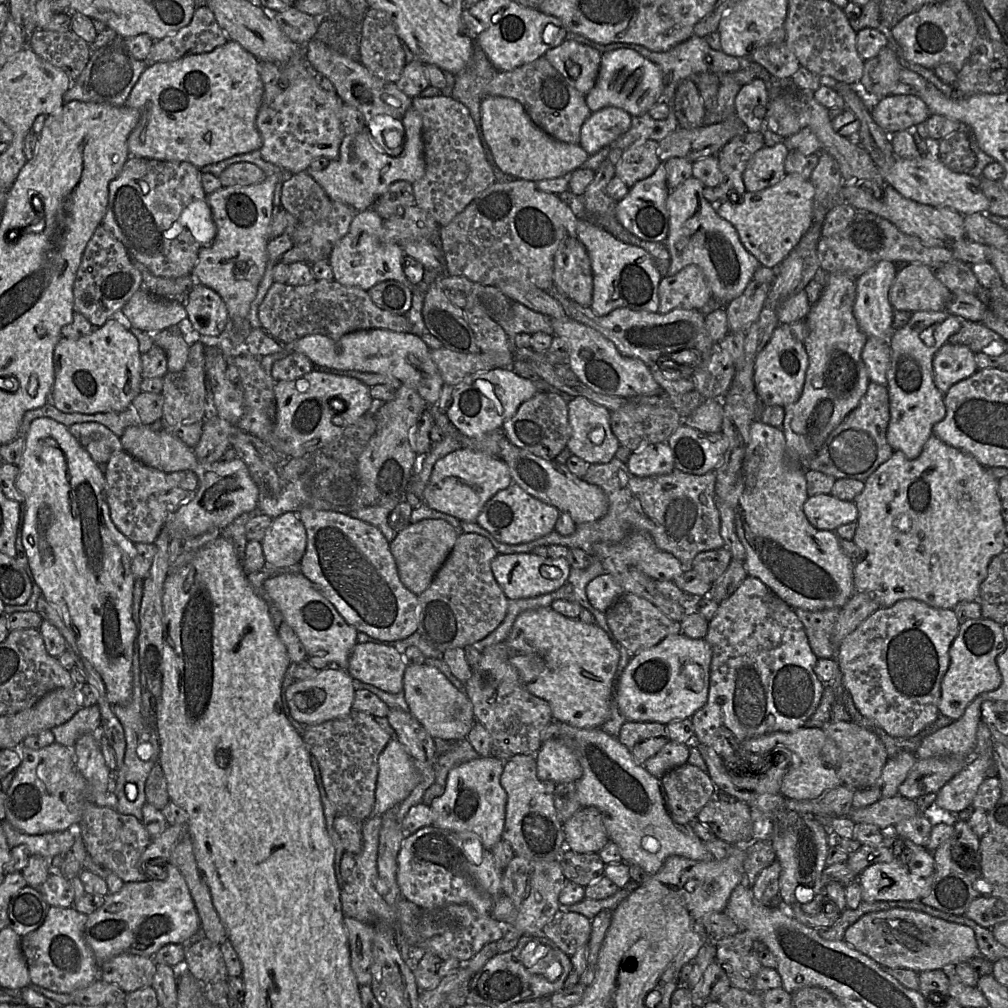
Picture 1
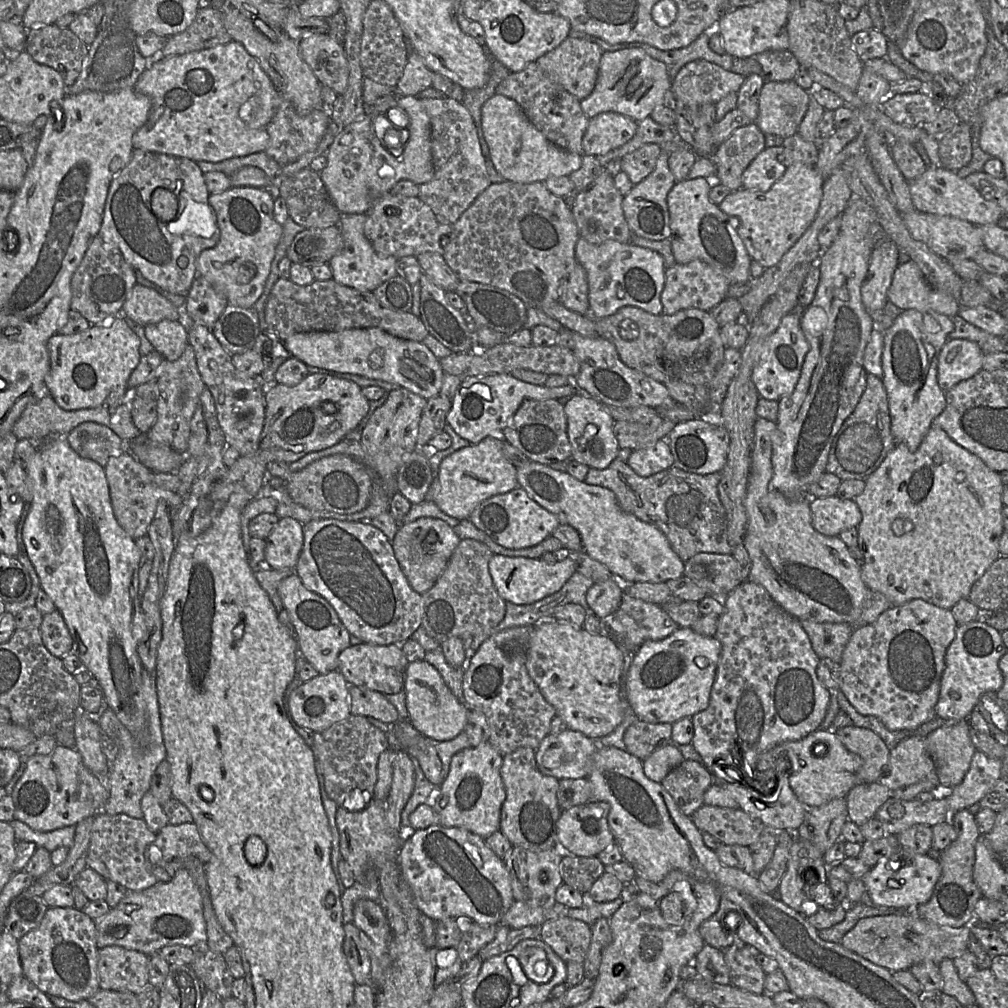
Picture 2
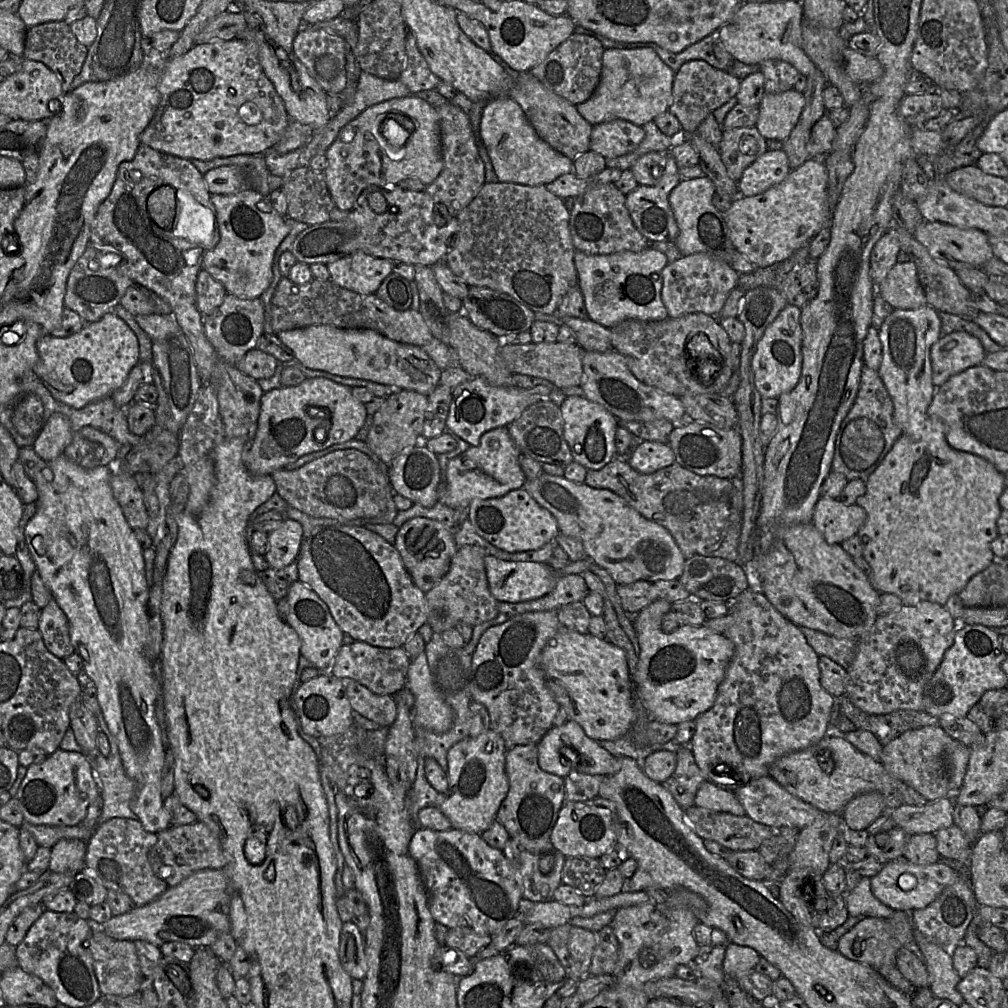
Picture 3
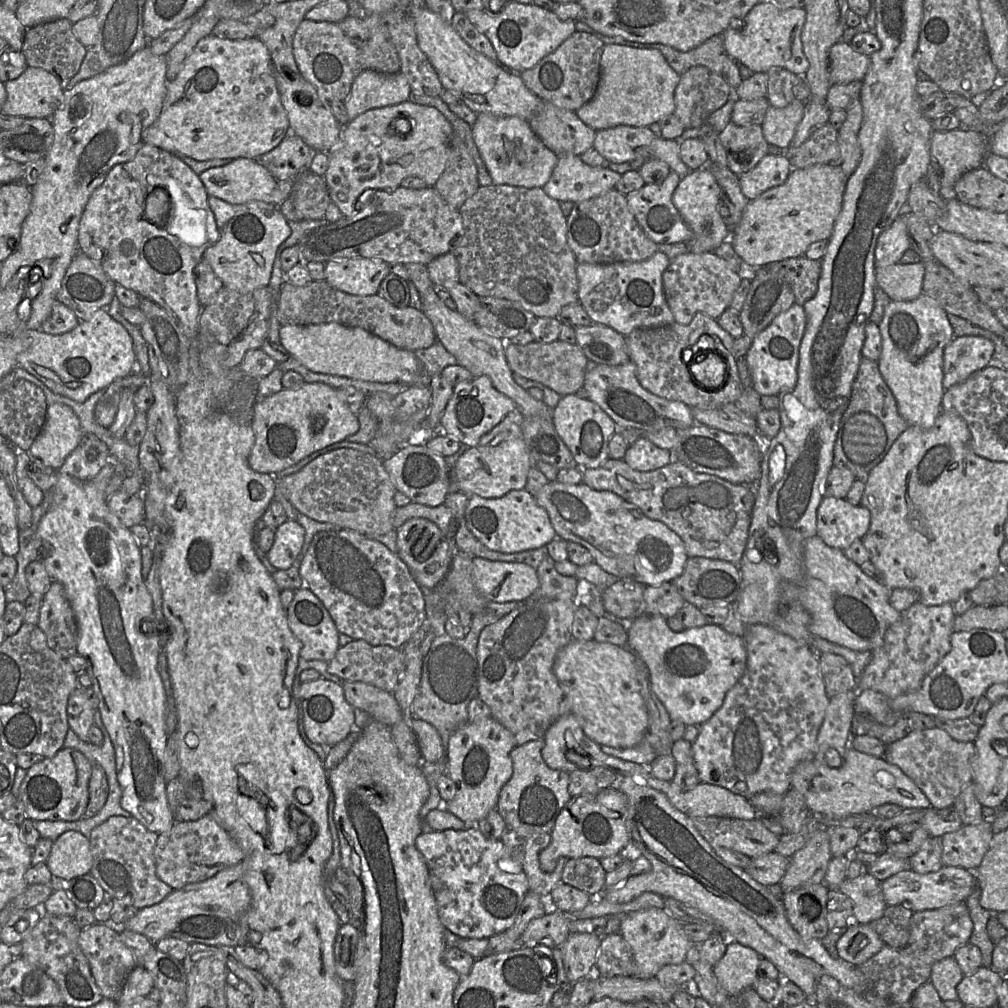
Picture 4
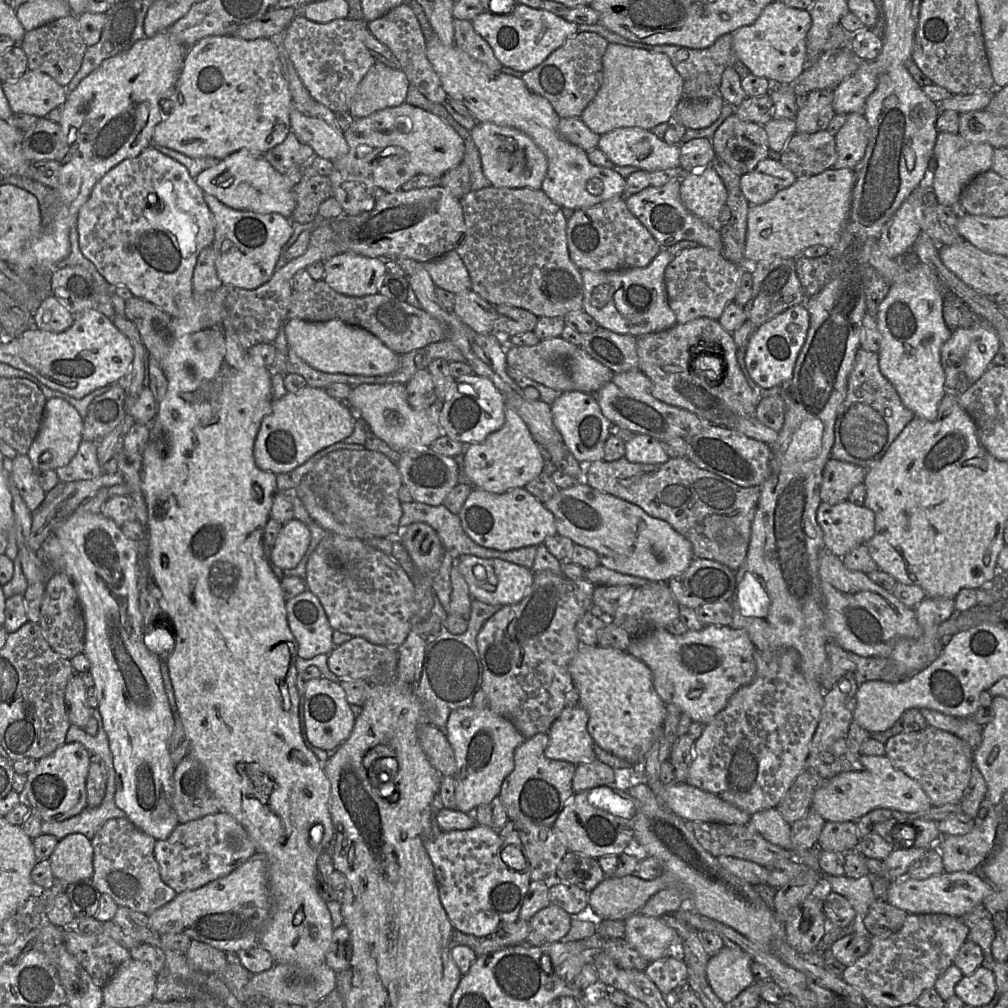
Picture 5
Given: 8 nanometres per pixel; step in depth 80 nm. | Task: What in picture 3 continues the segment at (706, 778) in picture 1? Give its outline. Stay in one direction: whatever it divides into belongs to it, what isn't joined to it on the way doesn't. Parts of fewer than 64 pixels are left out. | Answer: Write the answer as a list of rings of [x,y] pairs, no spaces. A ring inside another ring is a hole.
[[[689,745],[676,749],[677,764],[673,774],[662,786],[673,796],[681,808],[694,806],[696,793],[705,781]]]

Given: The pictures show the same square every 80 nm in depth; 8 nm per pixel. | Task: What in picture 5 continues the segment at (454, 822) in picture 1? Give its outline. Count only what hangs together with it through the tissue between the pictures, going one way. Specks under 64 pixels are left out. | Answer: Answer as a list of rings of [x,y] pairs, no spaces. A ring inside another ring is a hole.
[[[473,706],[453,711],[446,727],[446,737],[451,744],[456,760],[456,810],[468,814],[479,806],[487,805],[500,795],[501,786],[505,778],[514,769],[514,752],[525,741],[523,735],[514,725],[502,716],[494,713],[489,707],[476,709]]]

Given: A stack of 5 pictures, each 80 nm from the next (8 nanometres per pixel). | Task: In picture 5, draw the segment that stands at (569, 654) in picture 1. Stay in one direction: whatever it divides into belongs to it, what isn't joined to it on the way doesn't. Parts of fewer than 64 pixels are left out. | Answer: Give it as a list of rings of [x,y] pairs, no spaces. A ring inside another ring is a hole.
[[[581,645],[569,664],[574,687],[579,694],[578,705],[588,714],[587,730],[594,742],[606,752],[619,757],[632,766],[641,766],[647,752],[661,734],[667,709],[658,695],[651,670],[639,659],[611,647]]]

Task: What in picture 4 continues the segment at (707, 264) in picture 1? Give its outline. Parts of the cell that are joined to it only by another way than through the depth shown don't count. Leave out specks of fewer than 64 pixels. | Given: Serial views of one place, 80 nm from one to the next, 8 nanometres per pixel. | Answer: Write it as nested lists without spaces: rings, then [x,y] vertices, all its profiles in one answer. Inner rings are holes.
[[[707,167],[691,170],[681,177],[673,192],[672,202],[693,233],[692,240],[686,242],[689,243],[691,252],[713,252],[724,241],[729,239],[730,234],[725,219],[721,217],[717,210],[719,200],[720,188]]]

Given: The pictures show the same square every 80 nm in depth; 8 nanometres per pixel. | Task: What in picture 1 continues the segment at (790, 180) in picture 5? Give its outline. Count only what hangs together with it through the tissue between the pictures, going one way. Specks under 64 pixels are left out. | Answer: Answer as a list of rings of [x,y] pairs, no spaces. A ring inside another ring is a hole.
[[[786,142],[772,147],[763,146],[756,151],[743,172],[746,191],[756,192],[779,182],[786,175],[784,162],[788,151]]]

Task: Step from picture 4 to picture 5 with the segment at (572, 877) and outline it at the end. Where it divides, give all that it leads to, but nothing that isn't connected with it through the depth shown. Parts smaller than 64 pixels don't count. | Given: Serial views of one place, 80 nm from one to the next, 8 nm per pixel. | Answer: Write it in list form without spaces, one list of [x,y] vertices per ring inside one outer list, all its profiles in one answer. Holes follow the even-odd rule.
[[[568,852],[557,867],[557,881],[576,885],[590,893],[606,877],[598,860]]]

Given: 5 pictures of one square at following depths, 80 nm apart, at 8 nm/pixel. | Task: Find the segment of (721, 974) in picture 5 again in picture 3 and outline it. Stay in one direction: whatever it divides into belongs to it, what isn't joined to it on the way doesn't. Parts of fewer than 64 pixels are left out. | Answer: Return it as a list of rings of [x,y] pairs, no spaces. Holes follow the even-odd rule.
[[[728,941],[725,947],[723,971],[727,980],[736,981],[755,970],[760,955],[756,950]]]

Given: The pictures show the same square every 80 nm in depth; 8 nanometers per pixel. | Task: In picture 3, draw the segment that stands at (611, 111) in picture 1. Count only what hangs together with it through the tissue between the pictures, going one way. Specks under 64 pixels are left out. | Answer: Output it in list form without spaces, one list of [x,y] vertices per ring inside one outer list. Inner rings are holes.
[[[615,119],[592,126],[589,147],[605,159],[616,158],[634,151],[644,137],[641,126]]]

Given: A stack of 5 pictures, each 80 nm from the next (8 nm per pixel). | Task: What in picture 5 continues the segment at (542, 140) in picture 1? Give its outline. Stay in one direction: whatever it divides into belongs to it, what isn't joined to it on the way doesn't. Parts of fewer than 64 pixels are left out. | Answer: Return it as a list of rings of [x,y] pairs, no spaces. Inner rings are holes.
[[[478,122],[470,131],[479,151],[485,177],[495,188],[541,189],[548,169],[548,161],[542,150],[522,131],[491,122]]]

